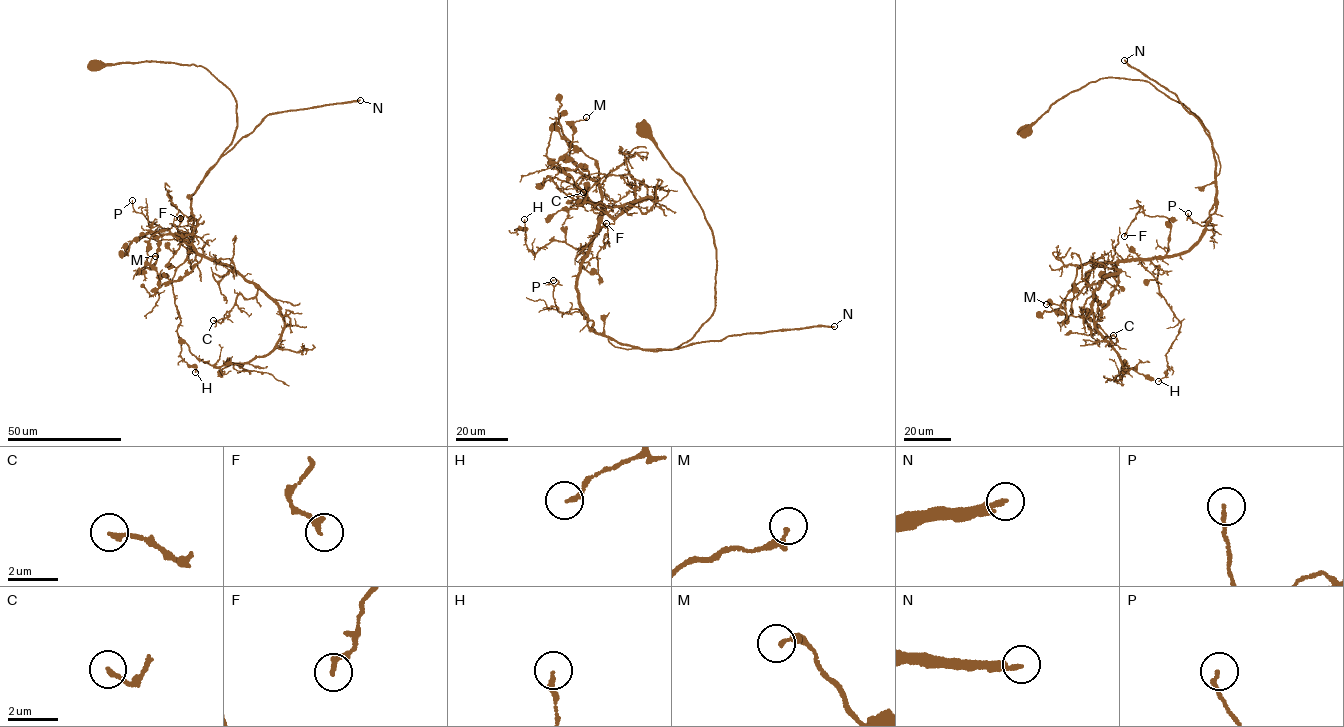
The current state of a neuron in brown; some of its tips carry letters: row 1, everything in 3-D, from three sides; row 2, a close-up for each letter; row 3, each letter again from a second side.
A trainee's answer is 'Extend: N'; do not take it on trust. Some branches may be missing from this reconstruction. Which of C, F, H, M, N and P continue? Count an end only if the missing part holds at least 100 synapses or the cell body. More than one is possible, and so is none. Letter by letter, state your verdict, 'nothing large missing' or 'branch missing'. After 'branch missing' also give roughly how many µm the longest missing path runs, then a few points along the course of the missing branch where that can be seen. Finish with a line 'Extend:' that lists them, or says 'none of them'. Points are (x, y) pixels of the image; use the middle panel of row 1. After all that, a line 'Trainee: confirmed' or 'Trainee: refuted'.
C: nothing large missing
F: nothing large missing
H: nothing large missing
M: nothing large missing
N: branch missing; about 250 µm are missing
P: nothing large missing
Extend: N
Trainee: confirmed

